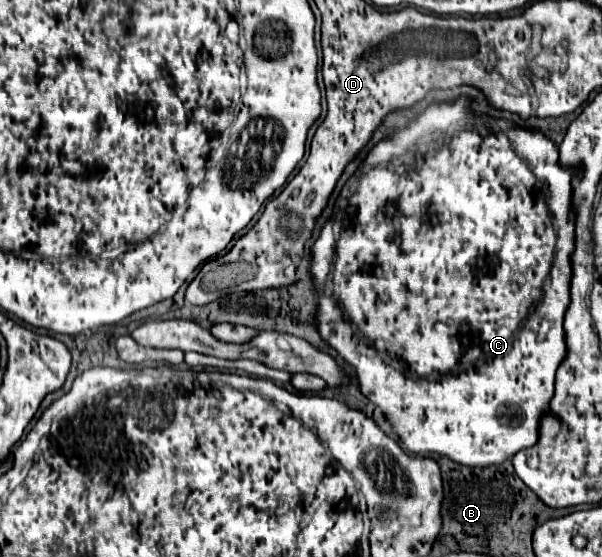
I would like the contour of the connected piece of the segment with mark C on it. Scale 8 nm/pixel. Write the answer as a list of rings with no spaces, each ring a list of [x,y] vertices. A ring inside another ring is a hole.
[[[460,99],[460,101],[456,101],[456,103],[452,103],[452,105],[448,105],[448,103],[442,103],[442,105],[430,105],[430,107],[428,107],[428,109],[426,109],[426,111],[424,111],[424,113],[422,113],[422,115],[420,115],[420,117],[418,117],[418,119],[416,119],[416,121],[412,121],[412,123],[410,123],[410,125],[408,125],[408,127],[404,127],[404,129],[400,129],[400,131],[398,131],[398,133],[393,133],[393,134],[392,134],[392,137],[391,137],[391,136],[390,136],[390,139],[388,139],[388,141],[380,141],[380,143],[378,143],[378,145],[376,145],[376,147],[374,147],[374,149],[372,149],[372,151],[370,151],[370,155],[368,155],[368,157],[366,157],[366,161],[364,161],[364,163],[361,163],[361,164],[360,164],[360,165],[359,165],[359,167],[358,167],[358,173],[356,173],[356,175],[354,175],[354,177],[352,177],[352,179],[354,179],[354,181],[356,181],[356,191],[354,191],[354,195],[352,195],[352,197],[350,197],[350,199],[348,199],[348,207],[346,207],[346,209],[342,209],[342,211],[336,211],[336,213],[334,213],[334,225],[332,225],[332,219],[330,219],[330,221],[328,221],[328,223],[326,223],[326,225],[324,225],[324,229],[322,229],[322,233],[320,233],[320,237],[318,237],[318,241],[316,241],[316,245],[314,245],[314,247],[312,247],[312,275],[314,275],[314,277],[316,277],[316,281],[318,281],[318,283],[320,283],[320,280],[322,280],[322,282],[323,282],[323,283],[320,283],[320,289],[322,289],[322,285],[324,285],[324,284],[325,284],[325,283],[326,283],[326,282],[327,282],[327,280],[328,280],[328,277],[329,277],[329,274],[330,274],[330,271],[331,271],[331,266],[332,266],[332,264],[333,264],[333,261],[334,261],[334,235],[336,235],[336,239],[338,239],[338,247],[336,247],[336,261],[334,261],[334,291],[332,291],[332,296],[330,296],[330,297],[320,297],[320,299],[318,299],[318,331],[320,331],[320,335],[322,335],[322,339],[324,339],[324,341],[326,341],[326,343],[328,343],[328,345],[332,345],[332,347],[334,347],[334,349],[336,349],[336,351],[338,351],[338,353],[340,353],[340,355],[342,355],[342,357],[344,357],[344,359],[346,359],[346,361],[348,361],[348,363],[350,363],[350,365],[354,365],[354,369],[356,369],[356,375],[358,375],[358,381],[360,381],[360,389],[362,389],[362,393],[364,393],[364,395],[366,395],[366,397],[368,397],[368,399],[370,399],[370,401],[372,401],[372,403],[374,403],[374,405],[378,405],[378,407],[380,407],[380,409],[382,409],[382,413],[384,413],[384,415],[386,415],[386,417],[388,417],[388,421],[390,421],[390,425],[392,425],[392,427],[394,427],[394,429],[396,429],[396,433],[398,433],[398,435],[400,435],[400,439],[402,439],[402,441],[404,441],[404,447],[406,447],[406,449],[408,449],[408,451],[414,451],[414,453],[422,453],[422,455],[426,455],[426,453],[440,453],[440,455],[448,455],[448,457],[450,457],[450,459],[452,459],[452,461],[456,461],[456,463],[462,463],[462,465],[468,465],[468,467],[488,467],[488,465],[496,465],[496,463],[502,463],[502,461],[506,461],[506,459],[510,459],[510,457],[512,457],[512,455],[514,455],[514,453],[518,453],[518,451],[520,451],[520,449],[526,449],[526,447],[530,447],[530,445],[534,445],[534,443],[536,443],[536,441],[538,441],[538,423],[540,423],[540,417],[542,417],[542,415],[544,415],[544,413],[546,413],[546,411],[548,411],[548,403],[550,403],[550,399],[552,399],[552,393],[554,393],[554,375],[556,375],[556,369],[558,369],[558,365],[560,365],[560,363],[562,363],[562,359],[564,359],[564,357],[566,357],[566,343],[564,343],[564,329],[562,329],[562,321],[564,321],[564,311],[566,311],[566,307],[568,307],[568,303],[570,303],[570,273],[572,273],[572,267],[570,267],[570,255],[572,255],[572,251],[574,251],[574,219],[572,219],[572,173],[570,173],[570,171],[566,171],[566,169],[562,169],[562,167],[560,167],[560,165],[558,165],[558,149],[556,149],[556,145],[554,145],[554,143],[552,143],[552,141],[550,141],[550,139],[546,139],[546,137],[544,137],[544,135],[542,135],[542,133],[538,133],[538,131],[524,131],[524,129],[520,129],[520,127],[516,127],[516,125],[514,125],[514,123],[510,123],[510,121],[504,121],[504,119],[498,119],[498,121],[496,121],[496,119],[490,119],[490,117],[484,117],[484,121],[482,121],[482,119],[468,119],[468,117],[466,117],[466,101],[464,101],[464,99]],[[536,179],[542,179],[542,183],[546,183],[546,203],[542,203],[542,195],[540,195],[540,187],[538,187],[538,181],[536,181]],[[550,215],[552,215],[552,219],[554,219],[554,231],[558,231],[558,227],[566,227],[566,231],[558,231],[558,247],[556,247],[556,253],[554,253],[554,245],[556,245],[556,233],[554,233],[554,231],[552,231],[552,223],[550,223]]]

